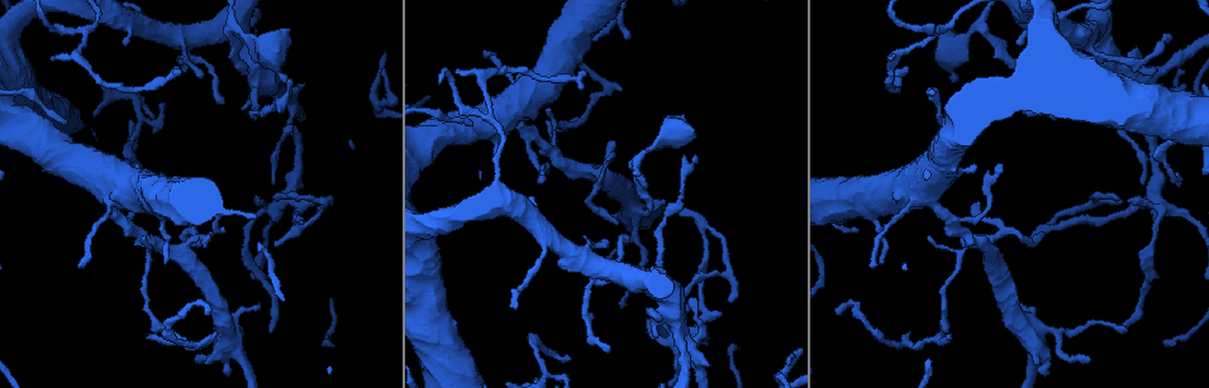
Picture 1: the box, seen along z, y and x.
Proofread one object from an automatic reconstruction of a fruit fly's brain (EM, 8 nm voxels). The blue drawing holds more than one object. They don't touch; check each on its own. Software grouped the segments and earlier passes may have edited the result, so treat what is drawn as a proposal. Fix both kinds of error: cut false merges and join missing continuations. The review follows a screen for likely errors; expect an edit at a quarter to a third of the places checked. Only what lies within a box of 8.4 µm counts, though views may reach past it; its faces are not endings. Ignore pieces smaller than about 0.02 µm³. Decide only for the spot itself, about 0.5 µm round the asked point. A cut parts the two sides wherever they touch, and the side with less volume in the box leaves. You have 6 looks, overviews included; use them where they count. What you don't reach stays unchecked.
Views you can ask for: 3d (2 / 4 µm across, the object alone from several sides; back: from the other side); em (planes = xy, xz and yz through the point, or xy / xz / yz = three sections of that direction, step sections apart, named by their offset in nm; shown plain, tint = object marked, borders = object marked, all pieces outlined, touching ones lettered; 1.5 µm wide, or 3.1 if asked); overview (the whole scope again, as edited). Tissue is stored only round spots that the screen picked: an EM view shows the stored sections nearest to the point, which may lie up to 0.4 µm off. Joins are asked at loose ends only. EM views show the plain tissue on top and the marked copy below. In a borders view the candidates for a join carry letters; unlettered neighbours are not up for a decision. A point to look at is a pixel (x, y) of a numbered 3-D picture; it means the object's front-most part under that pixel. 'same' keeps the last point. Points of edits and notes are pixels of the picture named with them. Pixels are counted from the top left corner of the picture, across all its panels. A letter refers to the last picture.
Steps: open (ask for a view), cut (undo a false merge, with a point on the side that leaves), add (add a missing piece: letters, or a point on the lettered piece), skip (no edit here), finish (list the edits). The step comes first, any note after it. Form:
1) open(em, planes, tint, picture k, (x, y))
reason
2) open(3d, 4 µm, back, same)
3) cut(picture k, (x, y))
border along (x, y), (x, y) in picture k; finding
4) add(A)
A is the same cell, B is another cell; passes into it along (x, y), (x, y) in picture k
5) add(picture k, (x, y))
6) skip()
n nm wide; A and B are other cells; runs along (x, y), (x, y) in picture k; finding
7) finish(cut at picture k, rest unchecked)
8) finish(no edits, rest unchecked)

open(em, xy, step 4, borders, picture 1, (51, 57))
thin end

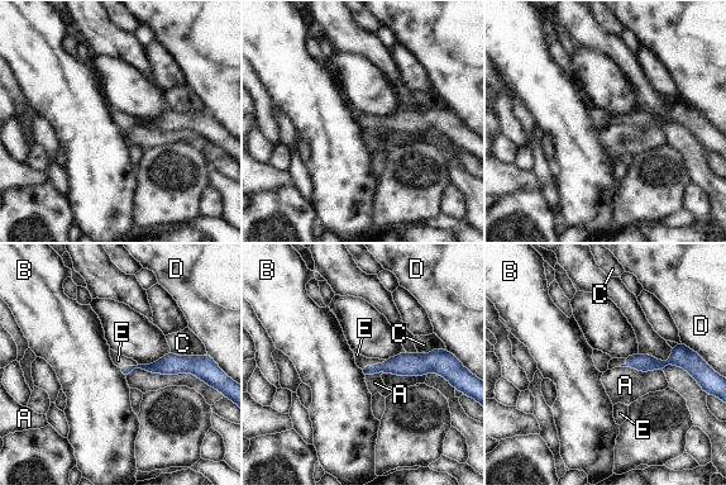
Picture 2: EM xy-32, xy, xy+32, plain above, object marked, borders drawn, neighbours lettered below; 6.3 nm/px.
open(em, yz, step 8, borders, same)

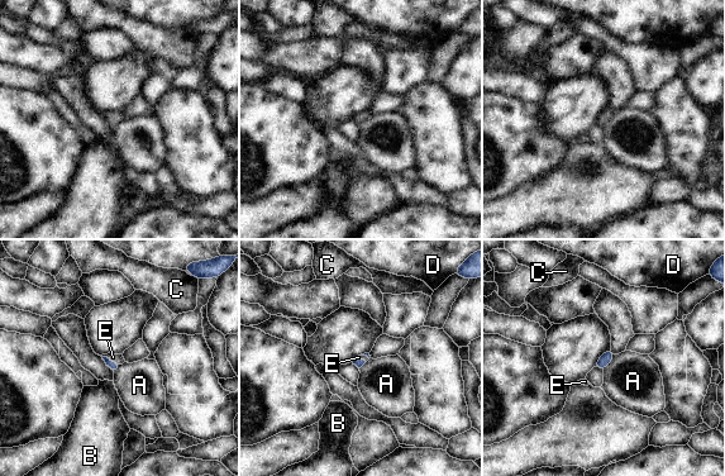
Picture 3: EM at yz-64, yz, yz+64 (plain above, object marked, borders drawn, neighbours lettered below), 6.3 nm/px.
add(E)
E is the same cell, A, B, C and D are other cells; passes into it along (113, 366), (110, 361), (119, 358) in picture 3; it goes on there

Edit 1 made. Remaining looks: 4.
open(overview)
redraw

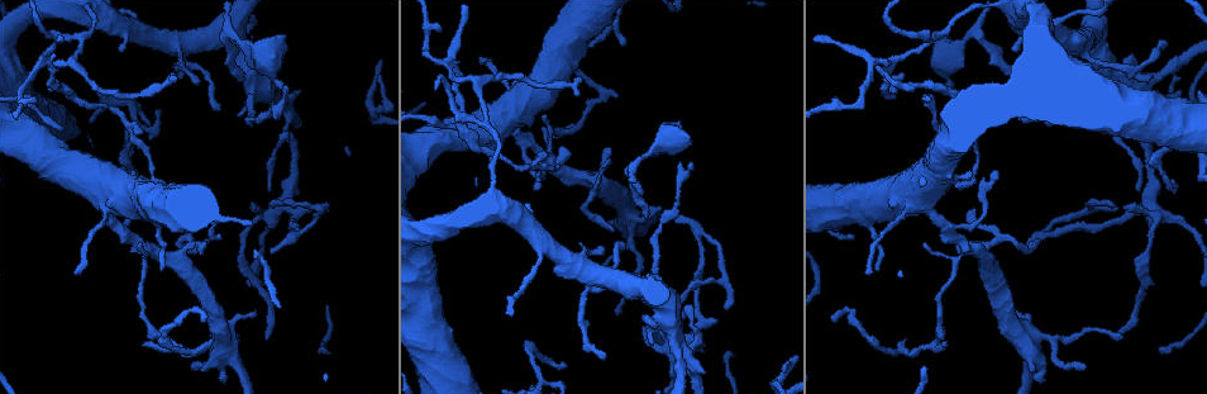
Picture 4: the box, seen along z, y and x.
open(em, xz, step 8, borders, picture 4, (970, 171))
an open end

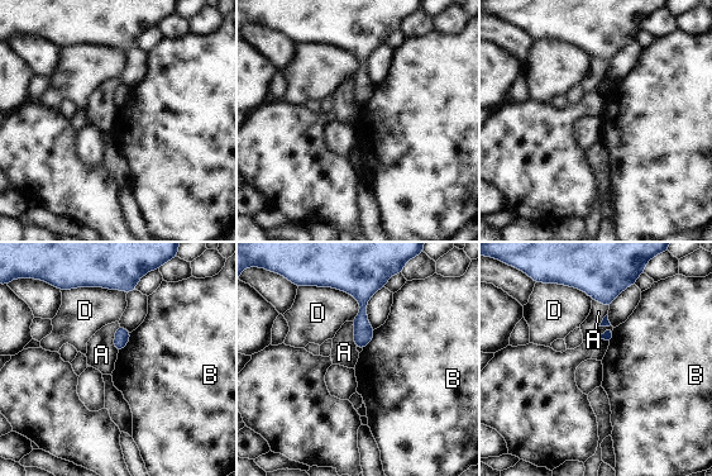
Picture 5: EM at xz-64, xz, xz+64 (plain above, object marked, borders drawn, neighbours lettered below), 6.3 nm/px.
open(em, planes, borders, same)
another direction

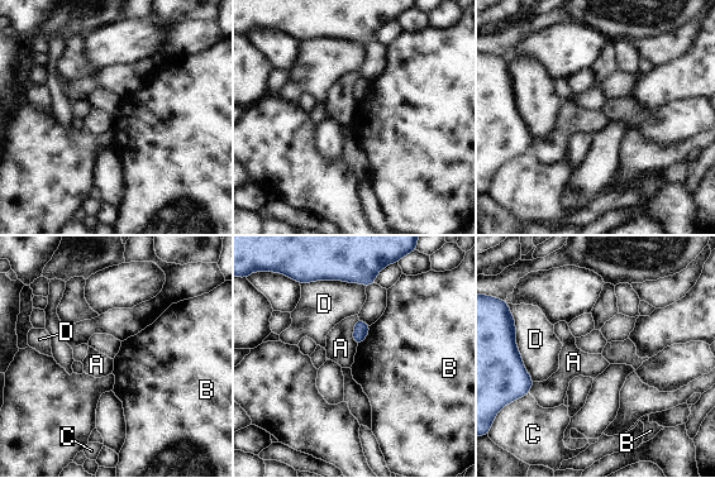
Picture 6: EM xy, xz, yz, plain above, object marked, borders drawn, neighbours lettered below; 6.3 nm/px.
skip()
A, B, C and D are other cells; no lettered piece goes on from it

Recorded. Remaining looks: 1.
finish(add at picture 3, rest unchecked)

